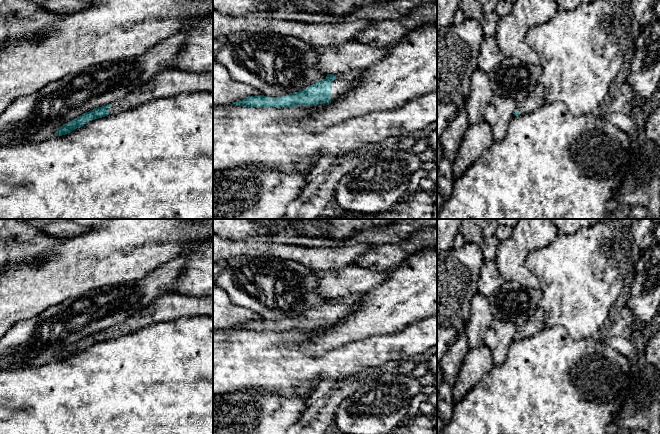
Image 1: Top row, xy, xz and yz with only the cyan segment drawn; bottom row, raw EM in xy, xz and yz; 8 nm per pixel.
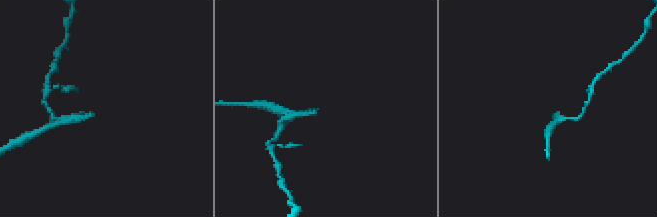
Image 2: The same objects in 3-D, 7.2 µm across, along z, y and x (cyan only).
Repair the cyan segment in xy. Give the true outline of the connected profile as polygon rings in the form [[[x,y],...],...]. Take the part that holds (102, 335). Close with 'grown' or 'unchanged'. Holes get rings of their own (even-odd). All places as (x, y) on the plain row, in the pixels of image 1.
[[[177,292],[163,294],[155,298],[148,306],[127,320],[111,328],[95,332],[61,350],[55,360],[62,360],[80,352],[88,346],[115,339],[152,323],[166,322],[181,317],[213,316],[213,298],[183,295]]] | grown

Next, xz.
[[[355,294],[347,298],[329,298],[325,303],[307,310],[296,317],[281,321],[248,320],[244,324],[232,327],[244,331],[294,331],[316,330],[334,325],[342,317],[354,311],[361,303],[362,295]]] | grown

